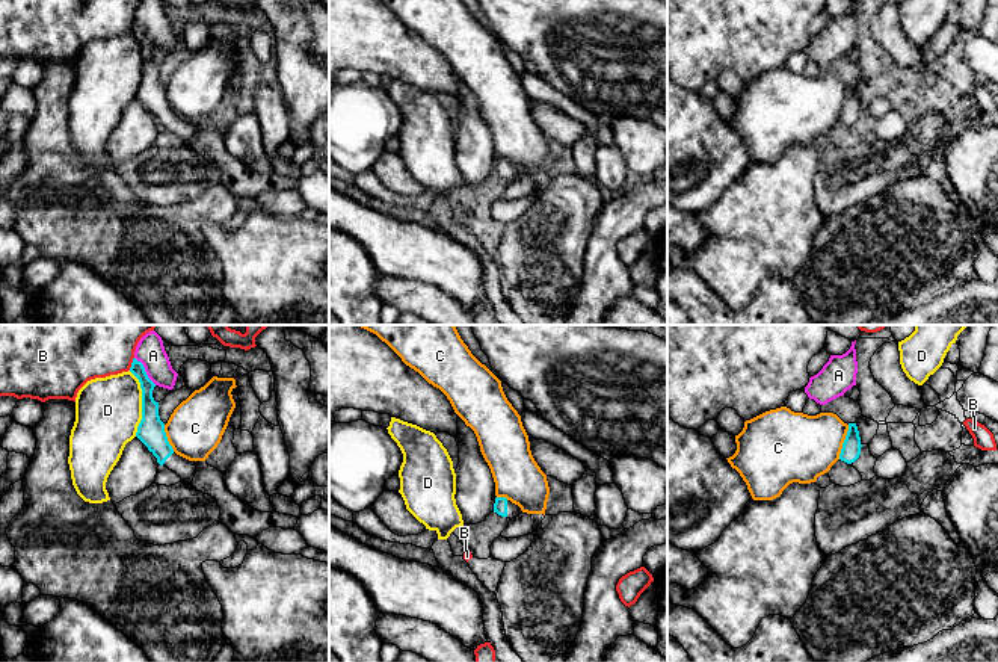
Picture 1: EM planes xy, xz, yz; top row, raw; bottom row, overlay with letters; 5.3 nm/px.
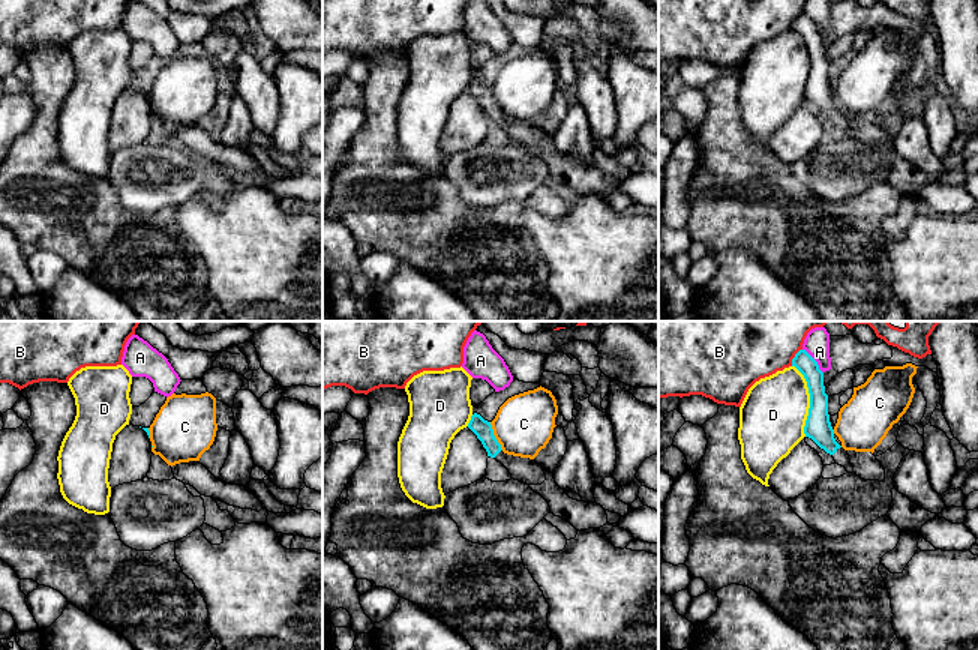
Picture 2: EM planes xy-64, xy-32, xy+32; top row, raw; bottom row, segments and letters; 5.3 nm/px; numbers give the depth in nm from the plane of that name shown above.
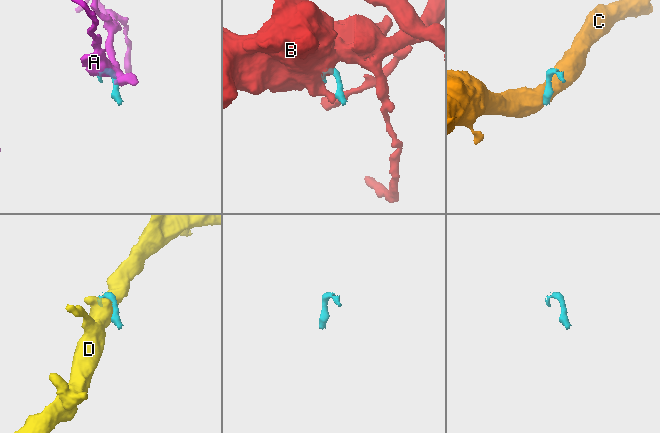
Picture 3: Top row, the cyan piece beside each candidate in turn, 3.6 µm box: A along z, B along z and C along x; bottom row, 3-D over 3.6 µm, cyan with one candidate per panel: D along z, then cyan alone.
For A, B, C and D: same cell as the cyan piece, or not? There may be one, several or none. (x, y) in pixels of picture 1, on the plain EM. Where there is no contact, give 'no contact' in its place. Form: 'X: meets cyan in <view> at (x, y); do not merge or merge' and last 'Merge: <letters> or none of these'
A: meets cyan in xy at (144, 32); do not merge
B: meets cyan in xy at (132, 24); do not merge
C: meets cyan in yz at (844, 103); do not merge
D: meets cyan in xy at (142, 65); do not merge
Merge: none of these

